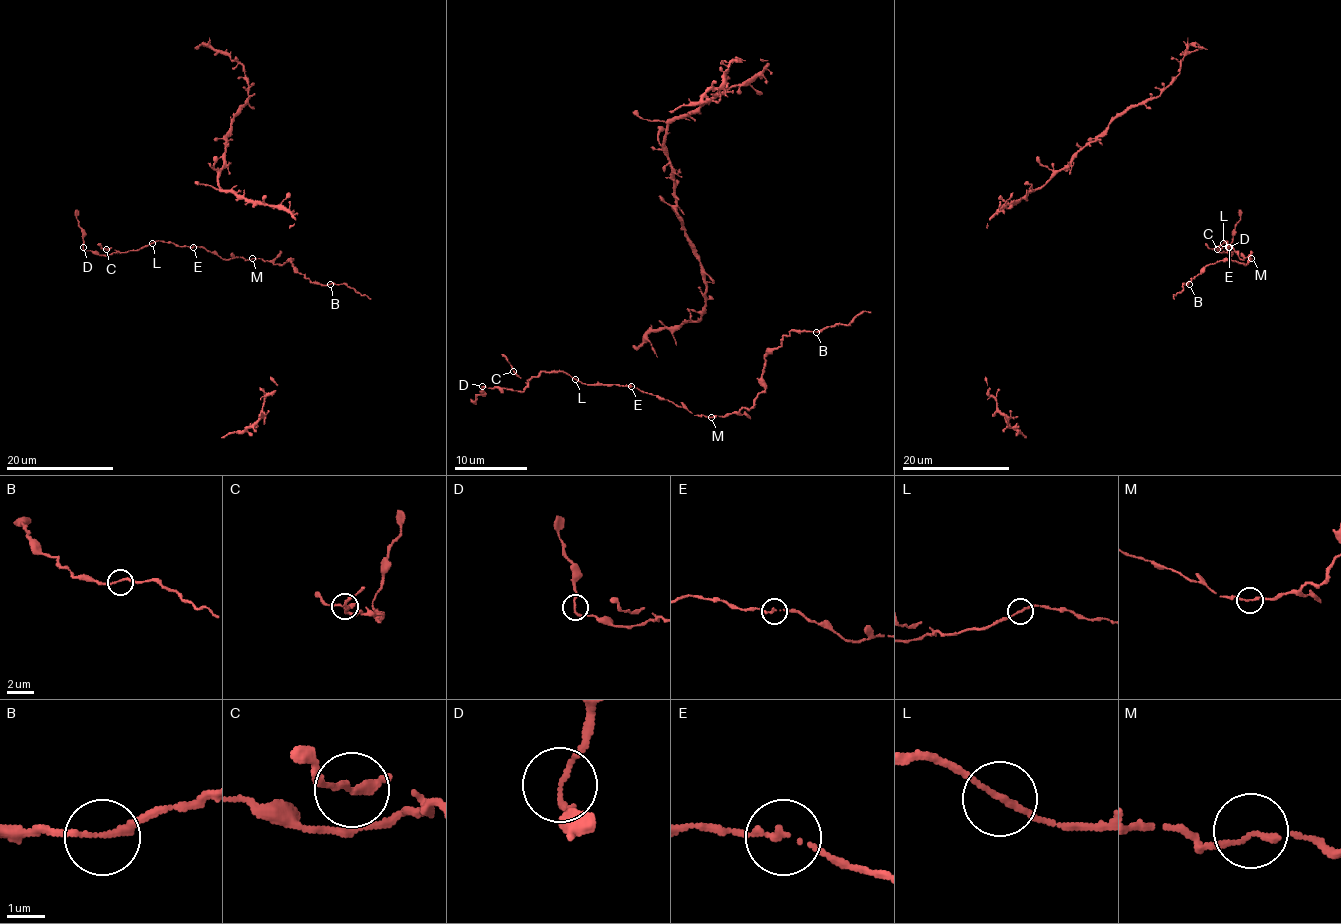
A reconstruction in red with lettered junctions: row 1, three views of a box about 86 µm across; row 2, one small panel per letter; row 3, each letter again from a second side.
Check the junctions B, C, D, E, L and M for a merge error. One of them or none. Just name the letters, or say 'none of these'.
none of these

